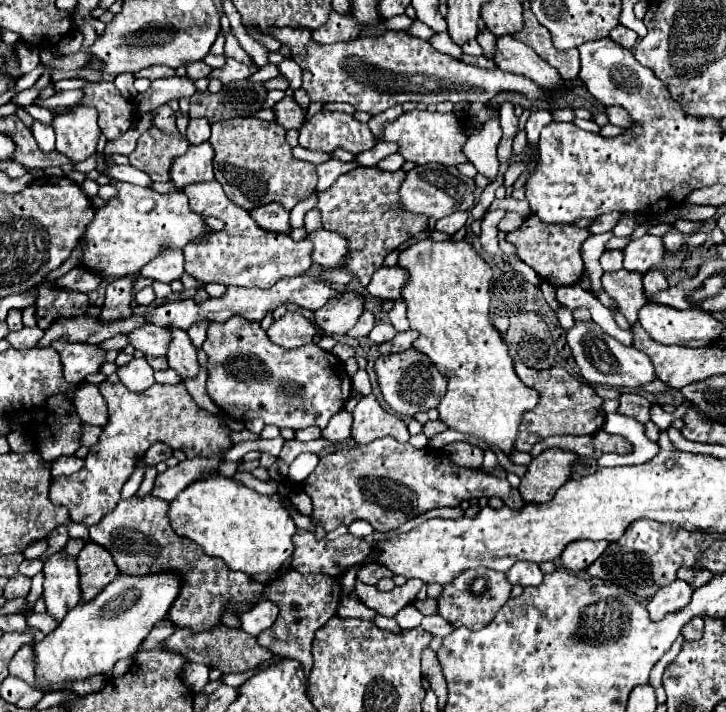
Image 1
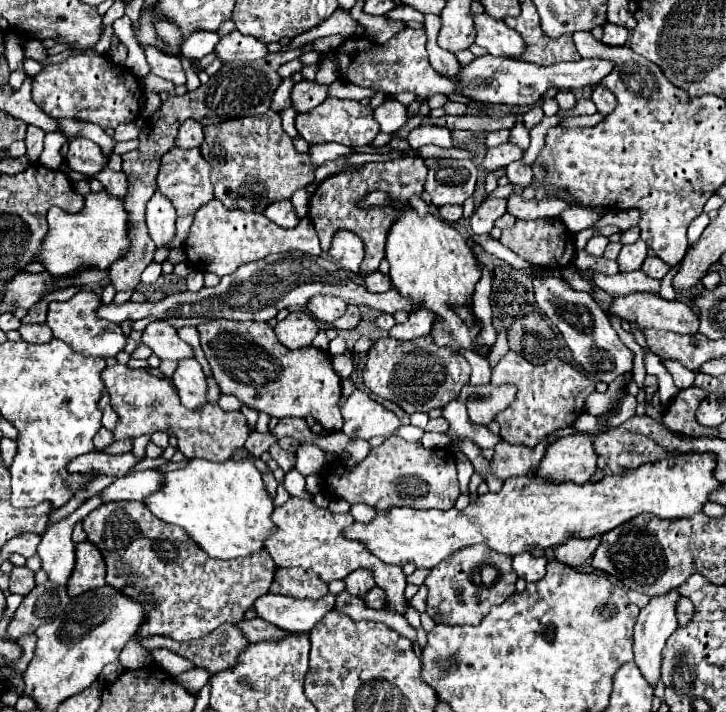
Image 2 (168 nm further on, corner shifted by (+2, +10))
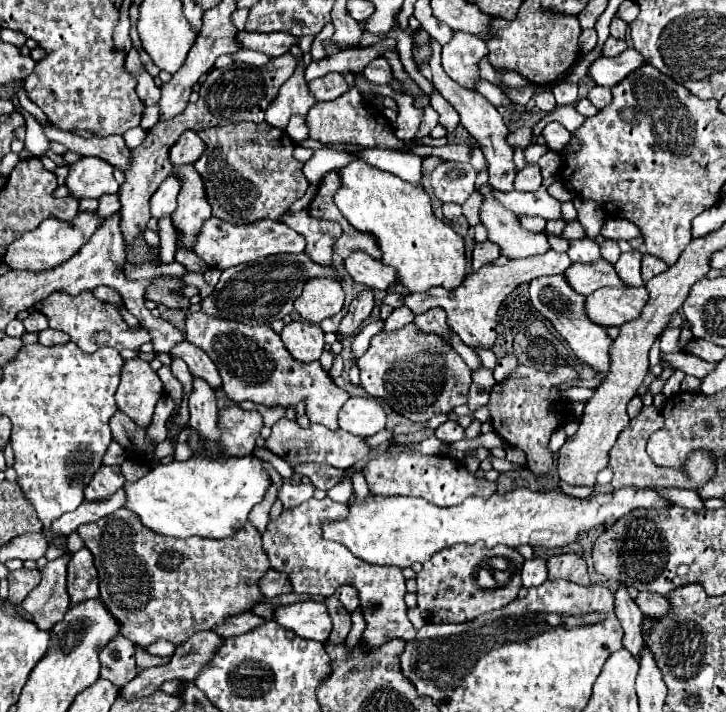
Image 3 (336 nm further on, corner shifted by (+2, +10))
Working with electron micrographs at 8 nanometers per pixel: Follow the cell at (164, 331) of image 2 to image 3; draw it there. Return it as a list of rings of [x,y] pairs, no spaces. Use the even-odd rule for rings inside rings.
[[[183,340],[181,344],[177,344],[177,348],[173,348],[171,356],[179,356],[187,362],[191,374],[195,378],[203,378],[213,390],[221,388],[221,376],[219,376],[219,370],[217,366],[213,364],[213,360],[209,356],[205,356],[205,352],[201,352],[197,346],[193,344],[187,344],[187,340]]]

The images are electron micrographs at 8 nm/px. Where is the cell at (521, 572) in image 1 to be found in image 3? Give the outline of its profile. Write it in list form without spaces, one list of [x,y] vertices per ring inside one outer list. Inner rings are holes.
[[[541,558],[525,560],[521,578],[523,578],[523,586],[525,586],[525,588],[541,586],[541,584],[547,580],[547,566],[545,566],[545,560],[541,560]]]

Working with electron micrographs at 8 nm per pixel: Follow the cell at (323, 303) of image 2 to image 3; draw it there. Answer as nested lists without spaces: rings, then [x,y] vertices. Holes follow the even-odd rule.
[[[311,278],[305,282],[301,296],[295,300],[295,312],[313,324],[341,312],[343,308],[343,288],[329,278]]]

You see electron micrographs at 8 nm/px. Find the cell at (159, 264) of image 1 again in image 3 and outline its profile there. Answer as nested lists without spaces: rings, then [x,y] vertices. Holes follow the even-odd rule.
[[[171,174],[159,190],[151,198],[151,216],[171,216],[171,212],[177,208],[177,194],[181,190],[181,178],[177,174]]]

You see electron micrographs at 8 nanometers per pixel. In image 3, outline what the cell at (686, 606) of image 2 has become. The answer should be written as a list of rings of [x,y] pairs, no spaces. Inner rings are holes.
[[[639,592],[635,598],[635,604],[641,608],[643,614],[649,614],[649,616],[663,616],[665,612],[669,612],[669,604],[661,594]]]

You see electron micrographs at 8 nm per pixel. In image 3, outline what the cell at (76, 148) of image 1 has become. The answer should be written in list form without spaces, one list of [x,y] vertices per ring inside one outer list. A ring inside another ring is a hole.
[[[85,156],[71,164],[65,184],[69,196],[75,200],[99,200],[103,194],[115,194],[119,190],[119,184],[113,178],[113,166],[105,164],[105,160],[97,160],[95,156]]]

